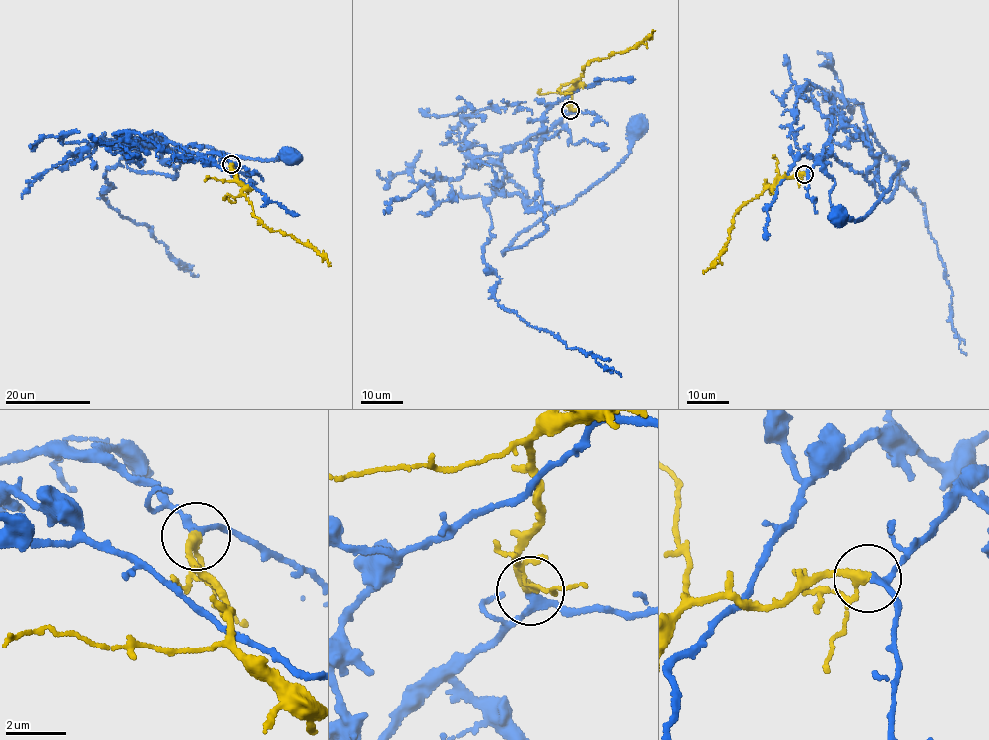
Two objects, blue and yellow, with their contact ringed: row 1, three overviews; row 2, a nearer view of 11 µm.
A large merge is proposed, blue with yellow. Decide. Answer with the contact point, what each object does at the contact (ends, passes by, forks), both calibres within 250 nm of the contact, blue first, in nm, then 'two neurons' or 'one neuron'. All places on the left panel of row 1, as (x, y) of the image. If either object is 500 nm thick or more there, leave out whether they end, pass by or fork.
(231, 164) | blue passes by | yellow passes by | 190/240 nm | one neuron

